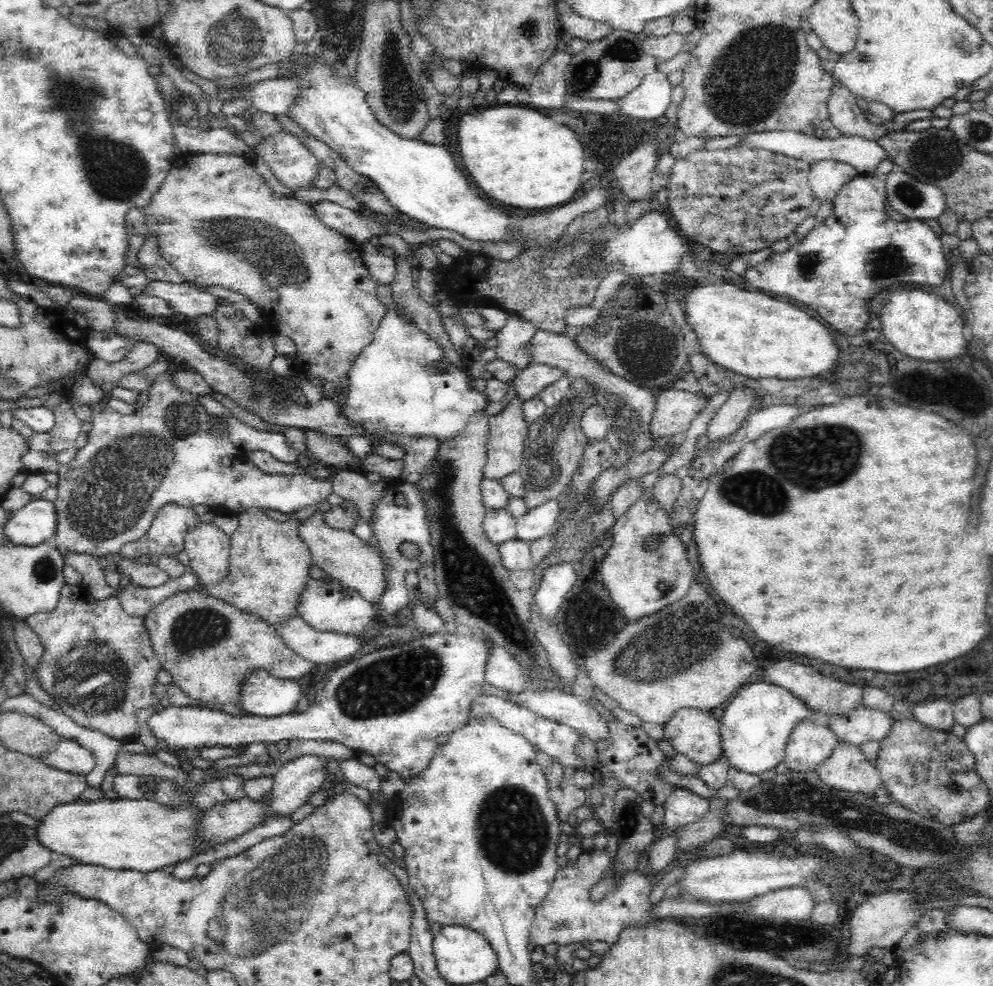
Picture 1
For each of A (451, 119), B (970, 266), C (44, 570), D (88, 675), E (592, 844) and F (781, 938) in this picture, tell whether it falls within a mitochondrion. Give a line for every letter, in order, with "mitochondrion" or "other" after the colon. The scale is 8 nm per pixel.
A: other
B: other
C: mitochondrion
D: mitochondrion
E: other
F: mitochondrion

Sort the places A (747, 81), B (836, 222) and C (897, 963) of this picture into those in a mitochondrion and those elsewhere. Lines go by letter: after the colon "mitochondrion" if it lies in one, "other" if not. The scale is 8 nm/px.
A: mitochondrion
B: other
C: other

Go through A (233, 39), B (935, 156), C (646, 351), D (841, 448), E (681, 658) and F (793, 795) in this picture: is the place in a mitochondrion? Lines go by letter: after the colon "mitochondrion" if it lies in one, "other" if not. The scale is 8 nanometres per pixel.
A: mitochondrion
B: mitochondrion
C: mitochondrion
D: mitochondrion
E: mitochondrion
F: mitochondrion

